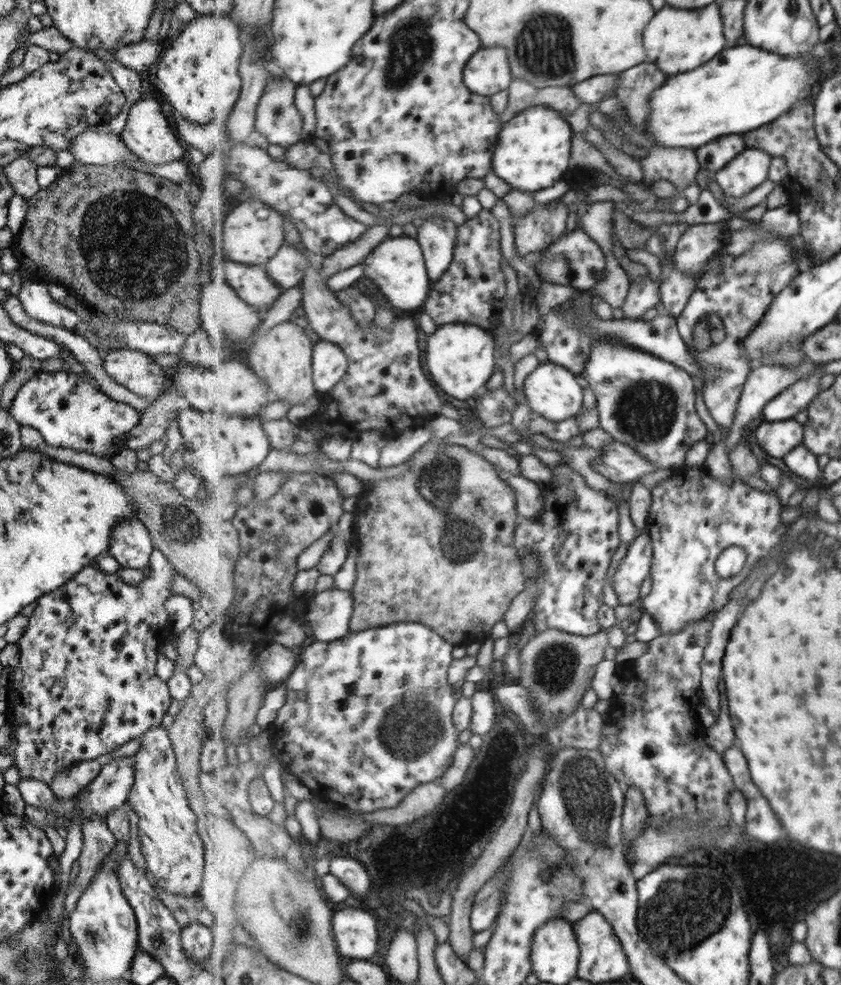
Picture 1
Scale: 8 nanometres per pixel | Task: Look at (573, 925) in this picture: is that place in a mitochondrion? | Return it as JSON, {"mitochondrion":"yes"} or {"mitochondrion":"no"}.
{"mitochondrion":"no"}

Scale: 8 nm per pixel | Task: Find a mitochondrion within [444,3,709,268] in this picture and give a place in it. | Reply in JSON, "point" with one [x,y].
{"point":[544,48]}

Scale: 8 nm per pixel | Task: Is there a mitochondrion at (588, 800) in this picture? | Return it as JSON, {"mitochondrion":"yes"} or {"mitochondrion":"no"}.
{"mitochondrion":"yes"}

